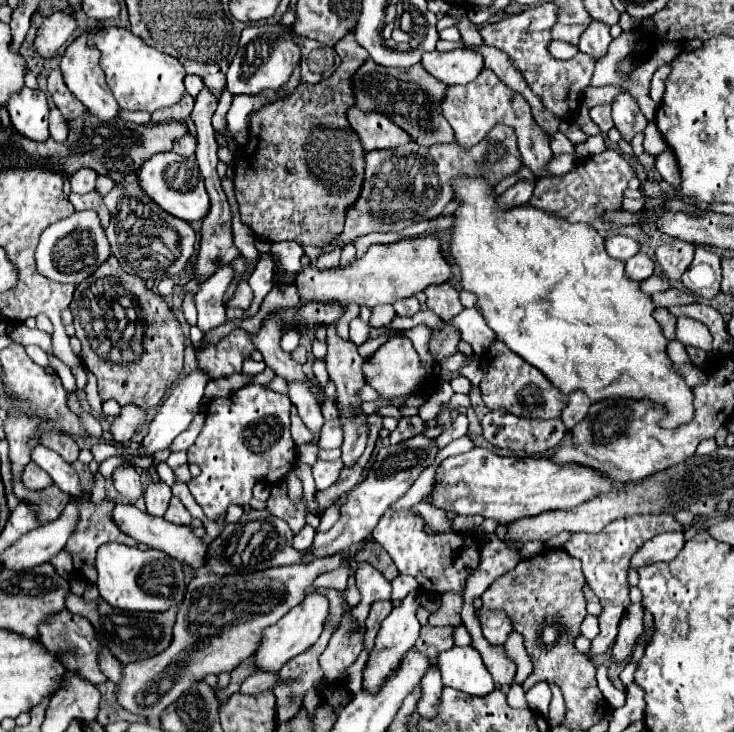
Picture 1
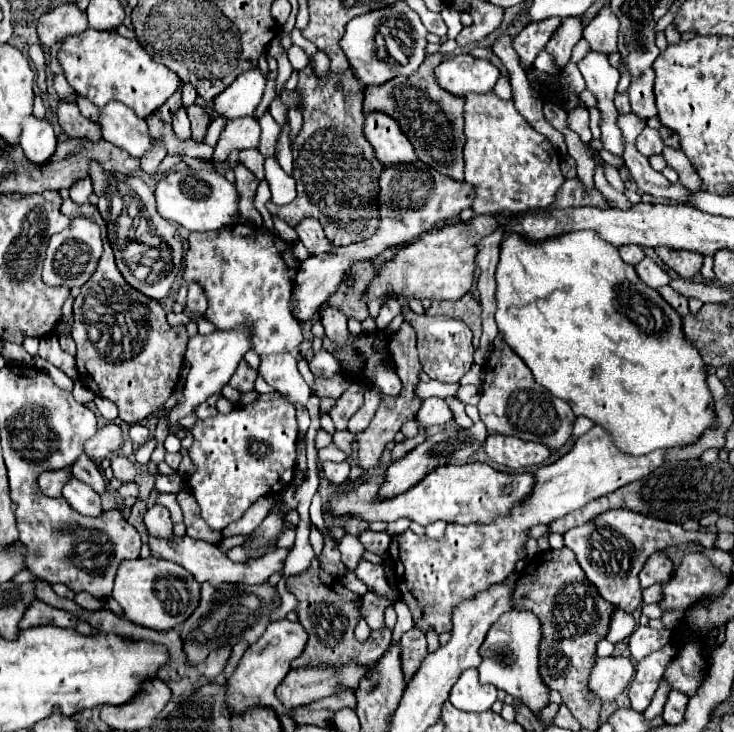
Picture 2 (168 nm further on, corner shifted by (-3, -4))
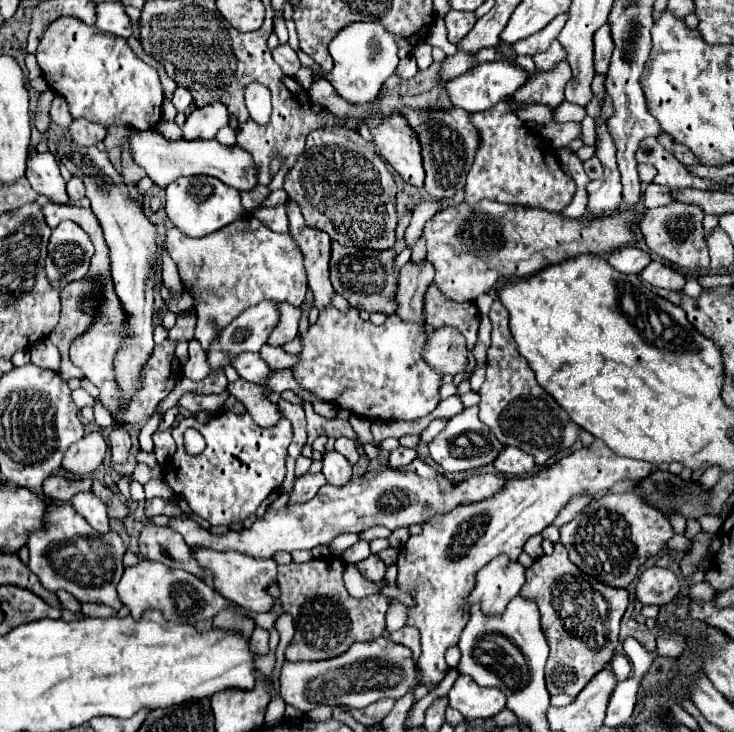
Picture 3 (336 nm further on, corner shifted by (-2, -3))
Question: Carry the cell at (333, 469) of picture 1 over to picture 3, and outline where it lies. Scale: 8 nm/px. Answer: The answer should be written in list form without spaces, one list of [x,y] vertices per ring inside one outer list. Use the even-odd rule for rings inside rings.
[[[325,451],[323,475],[331,485],[345,485],[351,479],[351,463],[337,451]]]

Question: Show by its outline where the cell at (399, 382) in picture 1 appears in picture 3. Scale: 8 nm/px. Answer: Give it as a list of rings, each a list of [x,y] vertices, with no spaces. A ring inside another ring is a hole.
[[[339,437],[337,441],[335,441],[335,449],[341,453],[341,455],[345,455],[353,465],[357,463],[357,459],[359,459],[359,453],[357,453],[357,441],[355,439],[347,439],[347,437]]]

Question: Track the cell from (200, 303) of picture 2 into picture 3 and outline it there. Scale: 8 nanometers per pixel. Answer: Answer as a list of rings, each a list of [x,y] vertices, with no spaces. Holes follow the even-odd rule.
[[[187,311],[183,315],[177,317],[175,321],[175,327],[169,329],[169,339],[173,341],[179,341],[179,339],[193,339],[193,333],[195,333],[195,323],[197,323],[197,317],[193,311]]]

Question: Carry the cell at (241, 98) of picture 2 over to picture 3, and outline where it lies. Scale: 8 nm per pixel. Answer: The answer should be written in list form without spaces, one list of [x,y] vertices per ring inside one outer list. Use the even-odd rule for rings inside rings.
[[[209,103],[187,117],[183,125],[183,139],[213,139],[221,127],[229,125],[229,121],[229,109],[223,103]]]

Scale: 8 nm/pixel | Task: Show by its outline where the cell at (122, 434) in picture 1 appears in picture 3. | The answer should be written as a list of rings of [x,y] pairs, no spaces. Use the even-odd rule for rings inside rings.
[[[93,431],[67,449],[63,457],[63,467],[77,473],[79,477],[89,475],[103,463],[107,449],[107,437],[101,431]]]

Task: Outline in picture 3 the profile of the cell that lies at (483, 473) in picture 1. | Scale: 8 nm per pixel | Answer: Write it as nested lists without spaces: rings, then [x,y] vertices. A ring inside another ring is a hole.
[[[421,459],[405,465],[403,469],[383,467],[377,471],[367,471],[363,477],[349,481],[343,487],[323,485],[319,493],[307,501],[293,507],[283,507],[279,511],[267,511],[263,519],[257,519],[249,529],[241,533],[229,531],[227,535],[211,535],[195,519],[171,519],[169,527],[183,535],[189,547],[209,547],[217,551],[239,551],[257,559],[271,559],[277,551],[313,549],[317,545],[331,543],[341,533],[361,533],[375,525],[385,525],[391,531],[399,527],[409,527],[423,523],[433,515],[443,515],[465,503],[477,503],[493,497],[505,485],[503,477],[483,473],[471,475],[463,481],[453,481],[435,467]]]

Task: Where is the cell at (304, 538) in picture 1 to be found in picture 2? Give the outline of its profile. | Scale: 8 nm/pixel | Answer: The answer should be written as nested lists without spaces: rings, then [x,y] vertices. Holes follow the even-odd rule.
[[[172,536],[170,540],[150,540],[150,550],[152,554],[170,560],[170,562],[178,562],[180,566],[184,566],[192,576],[196,576],[198,582],[210,582],[212,586],[218,584],[264,584],[272,574],[280,572],[284,568],[284,560],[288,556],[288,550],[272,550],[266,556],[258,558],[258,560],[250,560],[244,564],[236,564],[232,562],[218,546],[208,544],[204,540],[194,540],[190,536]]]

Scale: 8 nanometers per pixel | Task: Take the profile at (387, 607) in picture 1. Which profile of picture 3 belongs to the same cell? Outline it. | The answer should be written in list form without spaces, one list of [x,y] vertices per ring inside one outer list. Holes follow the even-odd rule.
[[[391,599],[389,611],[387,611],[385,616],[386,628],[389,631],[397,631],[405,625],[405,619],[407,619],[407,613],[405,613],[403,603],[397,601],[397,599]]]

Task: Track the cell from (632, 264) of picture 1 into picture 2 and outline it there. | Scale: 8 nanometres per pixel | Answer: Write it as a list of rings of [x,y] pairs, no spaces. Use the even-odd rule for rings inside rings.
[[[644,258],[644,260],[636,266],[636,272],[638,272],[640,280],[642,280],[644,284],[648,284],[650,288],[660,288],[660,286],[672,282],[672,276],[670,276],[666,270],[662,270],[662,268],[660,268],[654,260],[650,260],[650,258]]]

